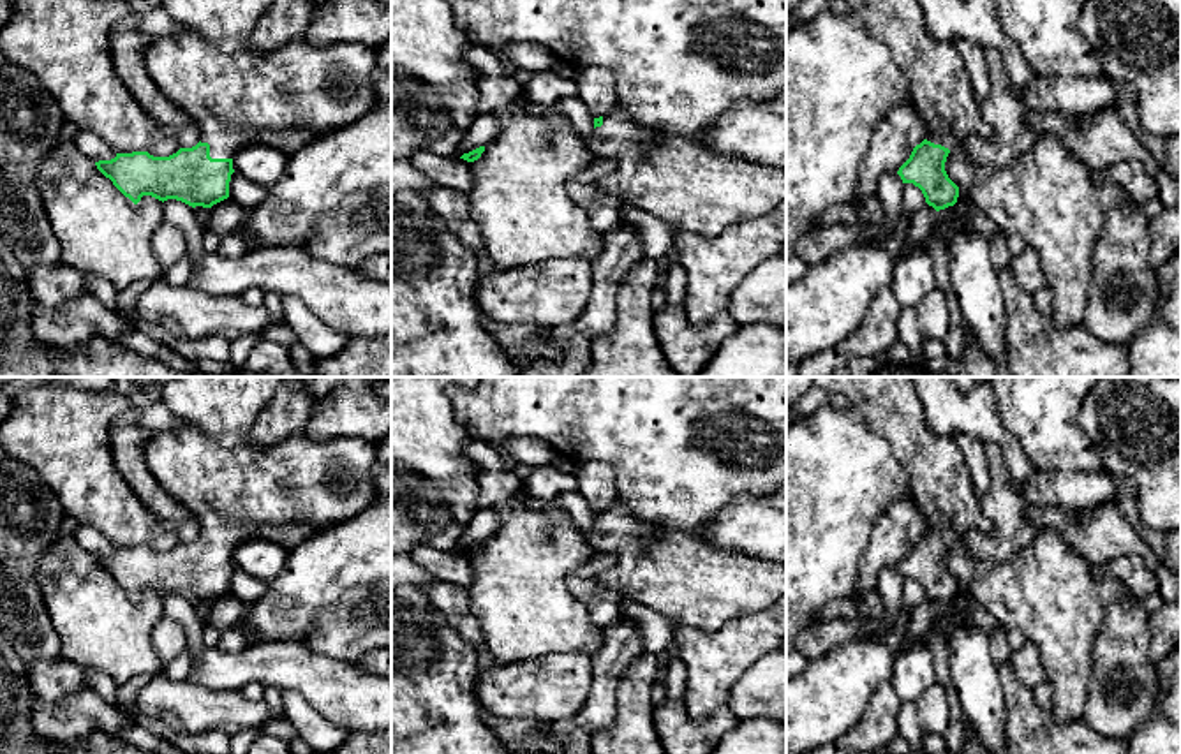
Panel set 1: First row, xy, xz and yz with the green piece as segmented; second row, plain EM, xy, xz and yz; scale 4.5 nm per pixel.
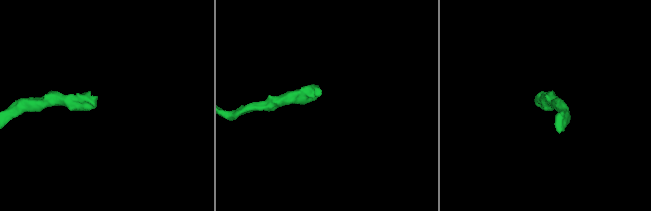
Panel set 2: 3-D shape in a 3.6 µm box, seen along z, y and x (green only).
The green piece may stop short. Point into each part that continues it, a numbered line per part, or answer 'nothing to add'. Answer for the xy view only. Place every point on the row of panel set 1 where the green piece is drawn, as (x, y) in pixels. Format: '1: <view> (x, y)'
1: xy (233, 97)

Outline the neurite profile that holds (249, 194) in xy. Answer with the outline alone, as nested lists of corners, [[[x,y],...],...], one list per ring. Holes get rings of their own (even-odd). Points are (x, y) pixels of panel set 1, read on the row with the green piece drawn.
[[[240,173],[231,174],[229,199],[238,203],[247,211],[257,208],[266,199],[268,188],[249,180]]]

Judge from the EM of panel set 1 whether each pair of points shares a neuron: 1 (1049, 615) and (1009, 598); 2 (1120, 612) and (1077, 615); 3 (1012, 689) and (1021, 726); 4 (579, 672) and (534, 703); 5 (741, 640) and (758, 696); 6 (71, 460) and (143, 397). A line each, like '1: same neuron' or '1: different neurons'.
1: same neuron
2: different neurons
3: same neuron
4: same neuron
5: different neurons
6: different neurons

